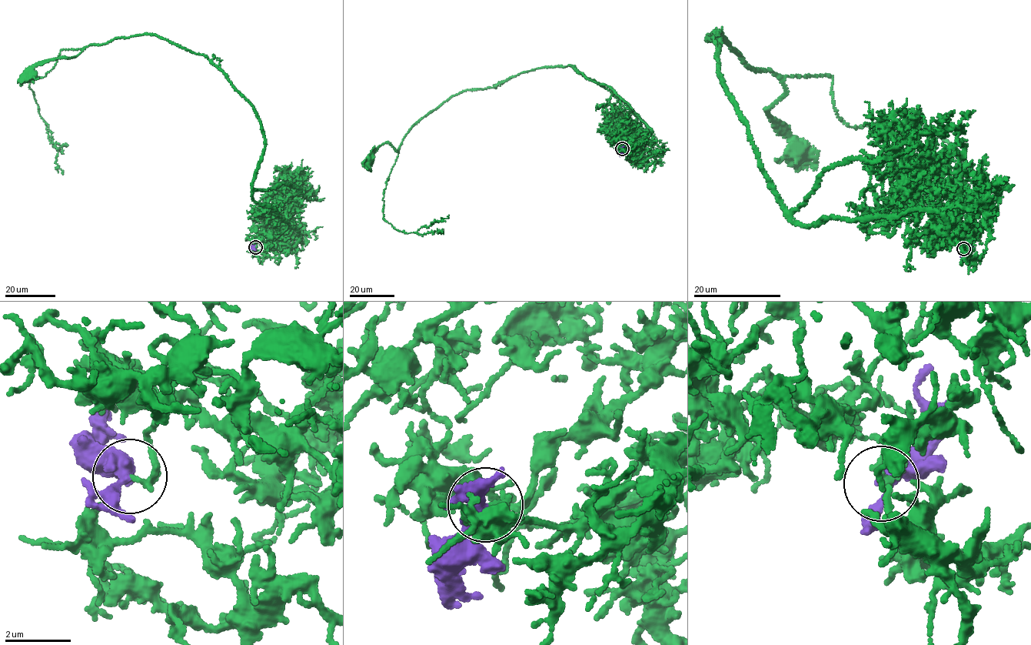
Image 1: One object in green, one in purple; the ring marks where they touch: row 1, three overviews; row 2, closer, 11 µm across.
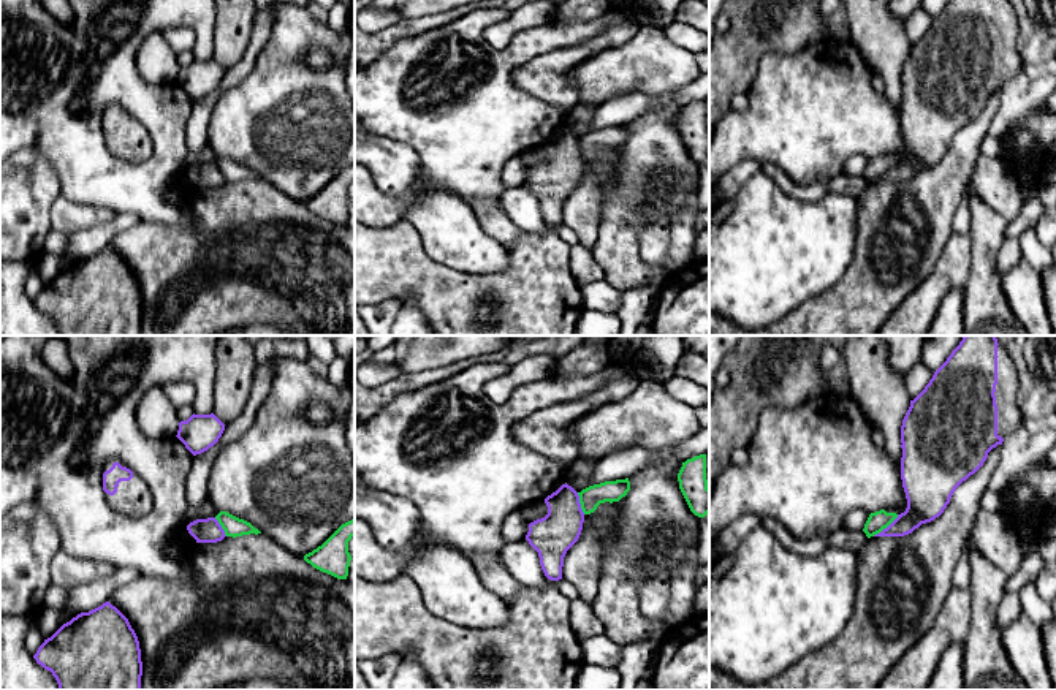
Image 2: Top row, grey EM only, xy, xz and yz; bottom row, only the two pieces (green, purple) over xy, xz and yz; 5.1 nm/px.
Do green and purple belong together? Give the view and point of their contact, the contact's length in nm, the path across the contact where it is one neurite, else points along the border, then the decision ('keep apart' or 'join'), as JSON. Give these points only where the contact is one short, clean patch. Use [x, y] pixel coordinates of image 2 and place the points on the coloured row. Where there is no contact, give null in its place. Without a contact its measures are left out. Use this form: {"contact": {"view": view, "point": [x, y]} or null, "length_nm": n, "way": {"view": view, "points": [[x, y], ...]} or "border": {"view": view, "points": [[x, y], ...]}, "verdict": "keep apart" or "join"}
{"contact": {"view": "yz", "point": [885, 527]}, "length_nm": 170, "border": {"view": "yz", "points": [[898, 515], [873, 535]]}, "verdict": "keep apart"}

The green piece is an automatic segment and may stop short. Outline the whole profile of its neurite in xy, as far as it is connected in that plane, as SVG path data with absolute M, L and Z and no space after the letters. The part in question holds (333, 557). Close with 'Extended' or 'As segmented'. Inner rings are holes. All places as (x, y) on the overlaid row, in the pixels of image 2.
M355 519L342 524L321 546L304 555L313 568L337 579L347 579L351 555L348 541L355 536Z. As segmented

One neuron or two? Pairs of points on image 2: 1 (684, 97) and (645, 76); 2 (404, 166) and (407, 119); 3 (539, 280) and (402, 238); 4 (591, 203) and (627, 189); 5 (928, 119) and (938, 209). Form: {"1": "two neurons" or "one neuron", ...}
{"1": "two neurons", "2": "two neurons", "3": "one neuron", "4": "two neurons", "5": "two neurons"}

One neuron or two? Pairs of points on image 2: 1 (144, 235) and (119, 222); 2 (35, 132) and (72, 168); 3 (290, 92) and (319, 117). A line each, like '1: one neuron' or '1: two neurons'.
1: two neurons
2: one neuron
3: one neuron

